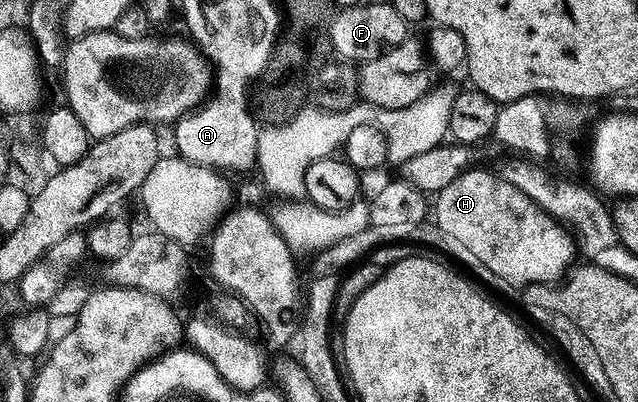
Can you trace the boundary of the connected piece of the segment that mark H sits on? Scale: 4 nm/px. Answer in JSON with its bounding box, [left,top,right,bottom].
[435,170,574,288]

